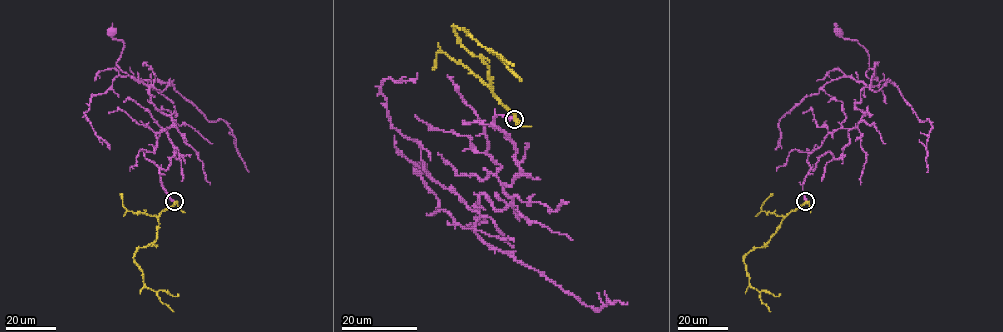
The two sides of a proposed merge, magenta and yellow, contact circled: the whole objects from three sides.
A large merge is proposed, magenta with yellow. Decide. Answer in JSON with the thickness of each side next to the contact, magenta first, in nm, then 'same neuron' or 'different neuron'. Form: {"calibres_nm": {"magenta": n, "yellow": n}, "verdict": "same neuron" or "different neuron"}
{"calibres_nm": {"magenta": 360, "yellow": 440}, "verdict": "same neuron"}

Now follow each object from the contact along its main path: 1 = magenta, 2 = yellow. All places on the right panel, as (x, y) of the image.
1: (805, 201), (806, 175), (842, 153), (866, 113), (861, 91), (878, 80), (866, 75), (867, 52), (839, 32)
2: (805, 201), (782, 221), (770, 240), (752, 249), (743, 258), (752, 288), (775, 296), (779, 293)

